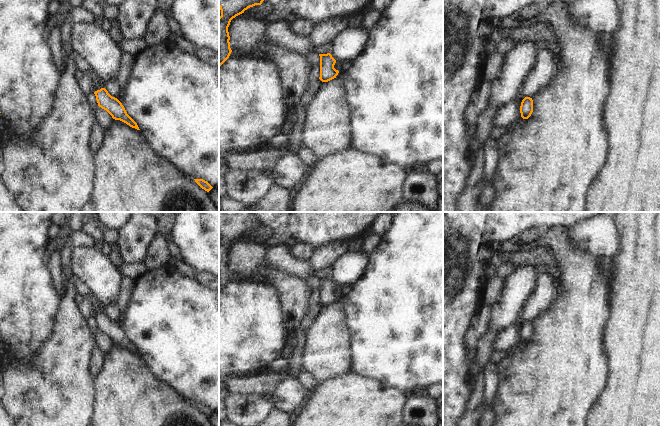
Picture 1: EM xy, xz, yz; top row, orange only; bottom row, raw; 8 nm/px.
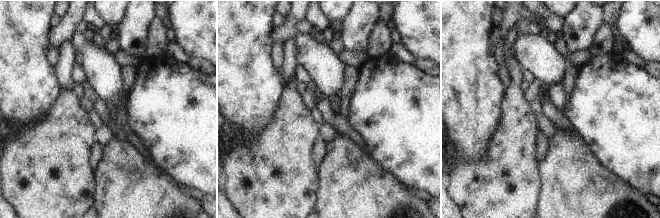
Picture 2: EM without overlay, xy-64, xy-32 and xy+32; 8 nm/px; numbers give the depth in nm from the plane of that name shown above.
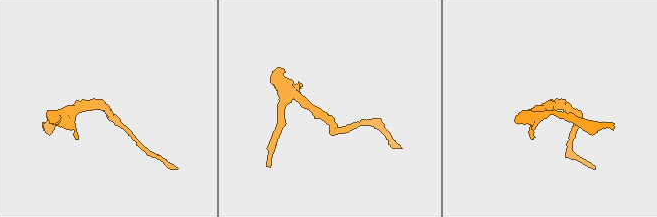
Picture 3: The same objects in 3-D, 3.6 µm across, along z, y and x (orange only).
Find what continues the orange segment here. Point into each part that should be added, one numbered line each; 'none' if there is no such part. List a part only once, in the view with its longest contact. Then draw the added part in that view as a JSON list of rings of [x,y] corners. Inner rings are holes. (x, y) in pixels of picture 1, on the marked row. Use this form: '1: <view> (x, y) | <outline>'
none

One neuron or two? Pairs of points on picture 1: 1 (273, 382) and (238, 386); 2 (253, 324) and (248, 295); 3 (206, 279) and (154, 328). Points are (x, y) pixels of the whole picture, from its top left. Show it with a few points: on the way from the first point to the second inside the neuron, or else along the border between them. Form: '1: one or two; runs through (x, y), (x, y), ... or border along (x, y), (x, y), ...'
1: one; runs through (264, 383), (261, 385), (247, 385)
2: one; runs through (248, 317), (248, 302)
3: two; border along (195, 277), (208, 288)

